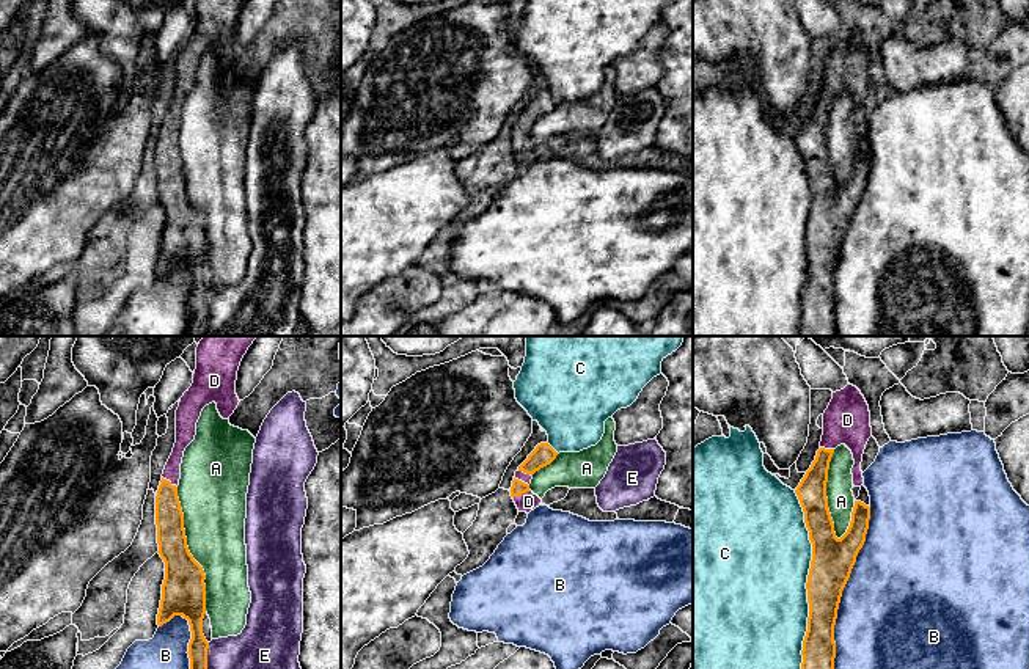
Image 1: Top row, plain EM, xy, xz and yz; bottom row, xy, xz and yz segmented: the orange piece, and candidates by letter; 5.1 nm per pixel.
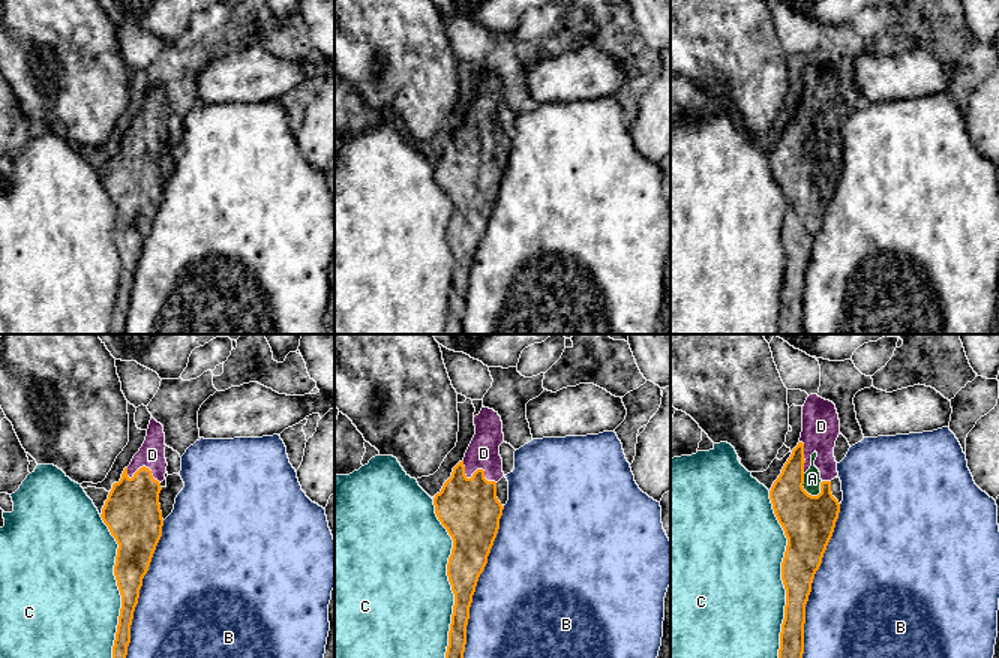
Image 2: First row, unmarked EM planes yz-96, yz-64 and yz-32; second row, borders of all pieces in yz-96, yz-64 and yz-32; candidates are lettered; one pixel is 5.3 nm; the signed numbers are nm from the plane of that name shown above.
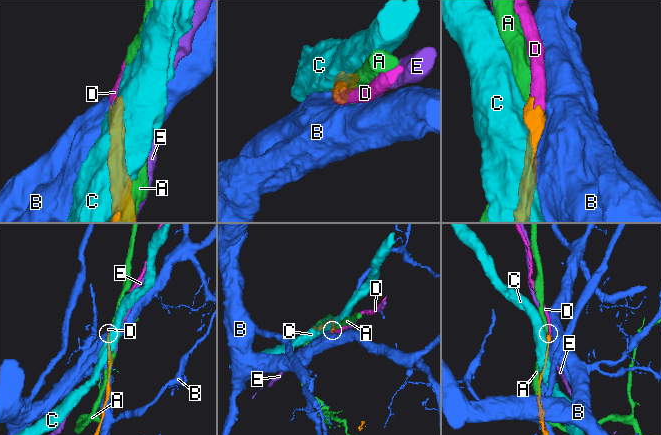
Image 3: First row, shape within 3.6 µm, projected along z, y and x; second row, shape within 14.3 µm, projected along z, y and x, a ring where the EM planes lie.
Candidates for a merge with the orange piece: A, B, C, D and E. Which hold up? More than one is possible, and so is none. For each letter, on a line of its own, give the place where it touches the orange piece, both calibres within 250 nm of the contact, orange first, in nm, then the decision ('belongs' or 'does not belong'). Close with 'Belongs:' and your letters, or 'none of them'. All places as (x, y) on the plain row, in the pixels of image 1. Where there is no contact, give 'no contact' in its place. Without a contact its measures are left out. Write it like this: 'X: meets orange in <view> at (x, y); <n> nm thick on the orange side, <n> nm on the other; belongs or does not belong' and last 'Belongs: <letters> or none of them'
A: meets orange in yz at (825, 143); 150 nm thick on the orange side, 140 nm on the other; does not belong
B: meets orange in yz at (841, 244); 220 nm thick on the orange side, 500 nm on the other; does not belong
C: meets orange in yz at (806, 236); 220 nm thick on the orange side, 500 nm on the other; does not belong
D: meets orange in xz at (520, 142); 70 nm thick on the orange side, 100 nm on the other; belongs
E: meets orange in xy at (206, 313); 100 nm thick on the orange side, 460 nm on the other; does not belong
Belongs: D

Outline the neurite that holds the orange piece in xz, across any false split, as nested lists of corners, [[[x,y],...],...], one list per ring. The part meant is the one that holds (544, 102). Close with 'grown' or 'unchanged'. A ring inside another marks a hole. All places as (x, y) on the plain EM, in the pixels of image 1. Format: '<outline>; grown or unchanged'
[[[540,91],[518,115],[511,135],[511,144],[518,160],[529,162],[540,154],[542,148],[529,138],[529,132],[533,122],[540,116],[550,113],[556,104],[558,101],[548,91]]]; grown

